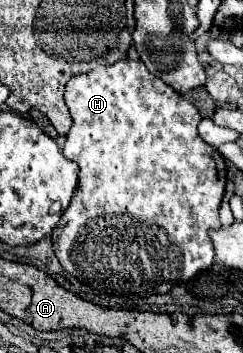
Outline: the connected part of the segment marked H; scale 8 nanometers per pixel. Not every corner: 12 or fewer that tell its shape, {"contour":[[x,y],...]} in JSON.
{"contour":[[124,59],[72,77],[52,231],[126,309],[214,261],[224,159]]}

